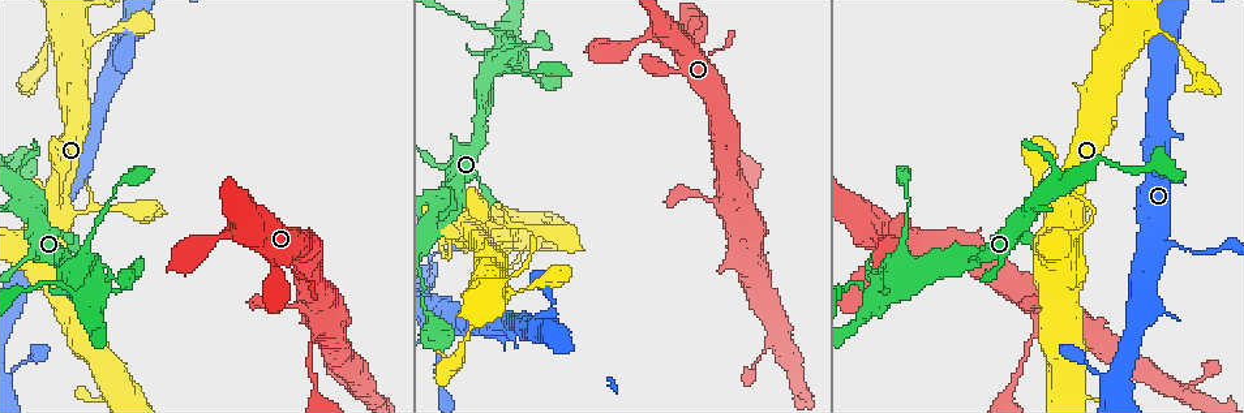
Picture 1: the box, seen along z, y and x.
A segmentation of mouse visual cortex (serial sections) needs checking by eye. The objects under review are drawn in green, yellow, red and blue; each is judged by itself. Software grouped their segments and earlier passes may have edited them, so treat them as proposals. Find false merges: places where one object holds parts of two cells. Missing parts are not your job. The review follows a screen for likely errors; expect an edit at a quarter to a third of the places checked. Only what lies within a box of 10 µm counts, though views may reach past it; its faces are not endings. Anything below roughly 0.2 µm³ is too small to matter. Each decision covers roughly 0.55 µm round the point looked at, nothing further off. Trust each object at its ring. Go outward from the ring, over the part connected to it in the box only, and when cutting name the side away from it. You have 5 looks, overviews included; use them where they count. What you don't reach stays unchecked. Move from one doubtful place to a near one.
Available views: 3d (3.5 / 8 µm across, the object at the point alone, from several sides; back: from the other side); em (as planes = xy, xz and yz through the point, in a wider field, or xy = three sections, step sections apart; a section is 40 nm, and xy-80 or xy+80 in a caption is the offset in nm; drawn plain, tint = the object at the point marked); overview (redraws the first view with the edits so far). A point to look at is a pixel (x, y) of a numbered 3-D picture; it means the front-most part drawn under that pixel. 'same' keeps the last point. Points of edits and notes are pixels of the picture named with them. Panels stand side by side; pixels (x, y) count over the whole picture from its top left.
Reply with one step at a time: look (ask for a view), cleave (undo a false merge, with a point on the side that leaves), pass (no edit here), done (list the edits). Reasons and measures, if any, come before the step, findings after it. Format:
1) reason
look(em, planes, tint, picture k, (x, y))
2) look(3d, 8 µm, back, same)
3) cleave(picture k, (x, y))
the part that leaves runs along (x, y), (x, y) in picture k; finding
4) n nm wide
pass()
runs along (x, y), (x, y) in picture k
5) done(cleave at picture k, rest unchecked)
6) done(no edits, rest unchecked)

a narrow waist
look(3d, 3.5 µm, picture 1, (55, 208))

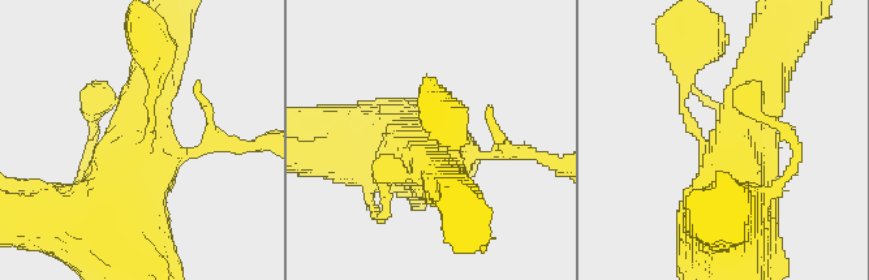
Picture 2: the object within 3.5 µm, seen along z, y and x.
shape alone is not enough
look(em, xy, step 5, tint, picture 2, (138, 146))

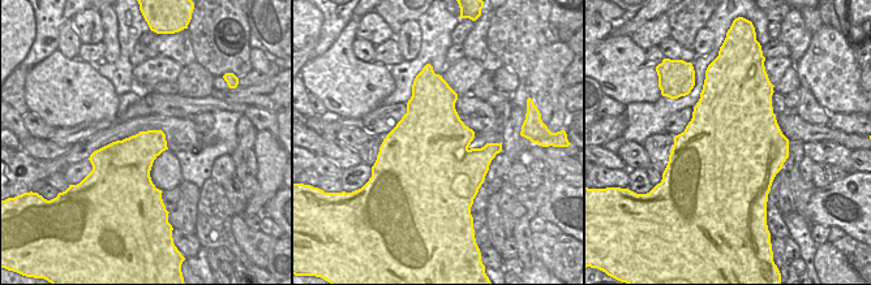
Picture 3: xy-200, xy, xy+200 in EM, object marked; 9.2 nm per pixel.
cut it another way
look(em, xy, step 3, tint, same)

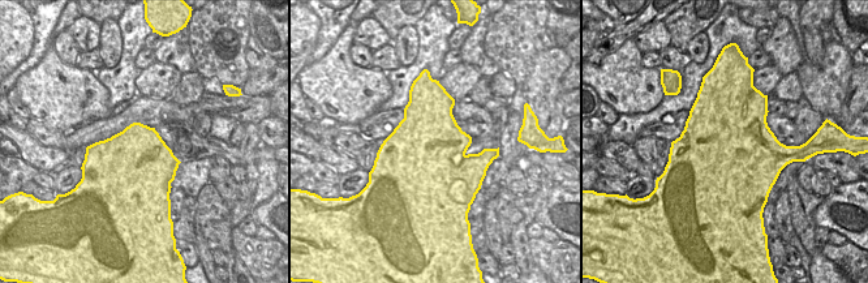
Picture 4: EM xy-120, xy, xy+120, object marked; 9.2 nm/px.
pass()
runs along (747, 134), (731, 211), (731, 271) in picture 2; one cell here

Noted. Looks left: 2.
thin arm on a thick one
look(3d, 3.5 µm, picture 1, (499, 38))

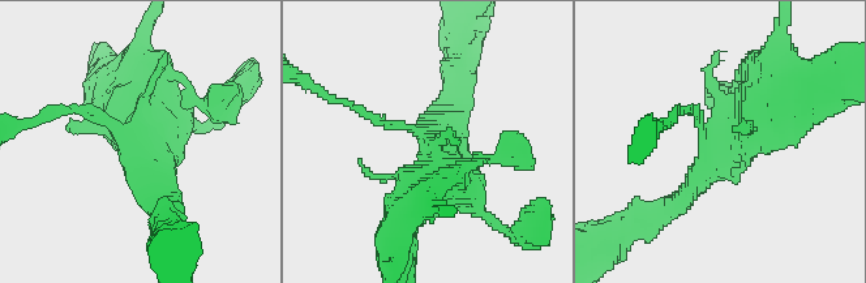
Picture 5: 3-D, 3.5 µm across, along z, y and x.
now the EM
look(em, xy, step 3, tint, picture 5, (425, 144))

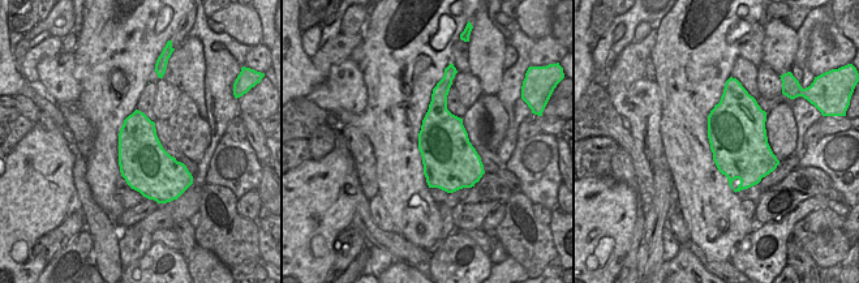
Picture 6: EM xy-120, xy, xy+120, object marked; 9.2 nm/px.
pass()
runs along (796, 98), (732, 133), (678, 201) in picture 5; all the same cell

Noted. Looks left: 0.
done(no edits, rest unchecked)

